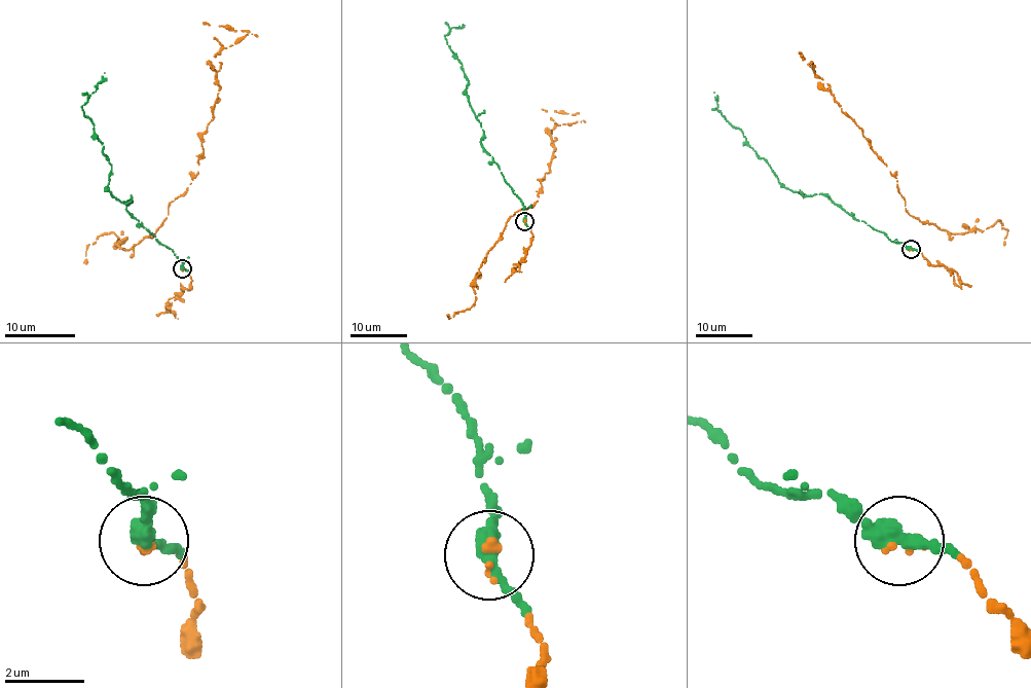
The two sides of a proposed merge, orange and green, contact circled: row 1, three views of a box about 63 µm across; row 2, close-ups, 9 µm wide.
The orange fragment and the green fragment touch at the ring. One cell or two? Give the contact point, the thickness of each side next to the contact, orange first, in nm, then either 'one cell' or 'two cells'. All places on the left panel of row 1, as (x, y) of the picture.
place (182, 268); calibres 180 and 360 nm; one cell

